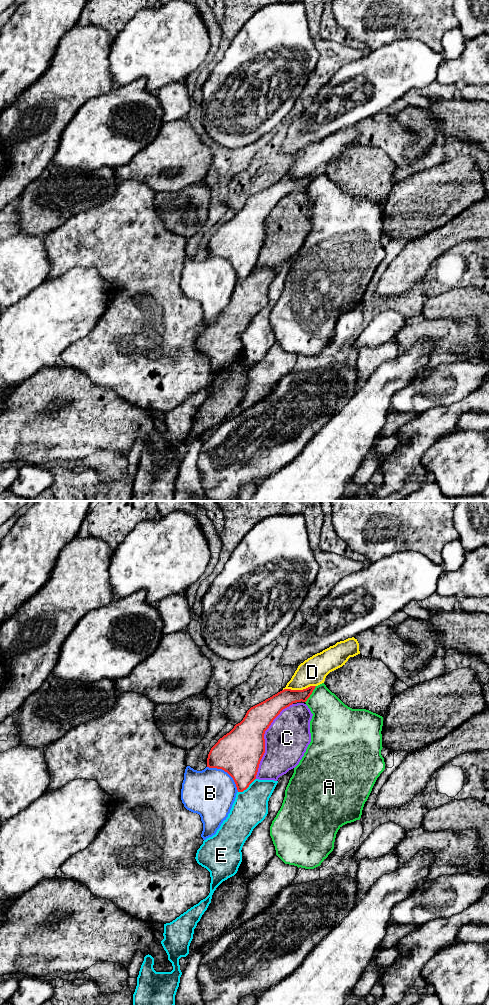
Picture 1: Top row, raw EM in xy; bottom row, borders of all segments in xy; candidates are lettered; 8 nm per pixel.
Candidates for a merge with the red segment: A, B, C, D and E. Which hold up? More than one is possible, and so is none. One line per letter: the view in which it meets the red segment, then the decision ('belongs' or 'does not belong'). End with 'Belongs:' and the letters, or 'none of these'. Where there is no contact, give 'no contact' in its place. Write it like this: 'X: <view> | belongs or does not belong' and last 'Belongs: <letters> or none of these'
A: xy | does not belong
B: xy | does not belong
C: xy | does not belong
D: xy | does not belong
E: xy | does not belong
Belongs: none of these

